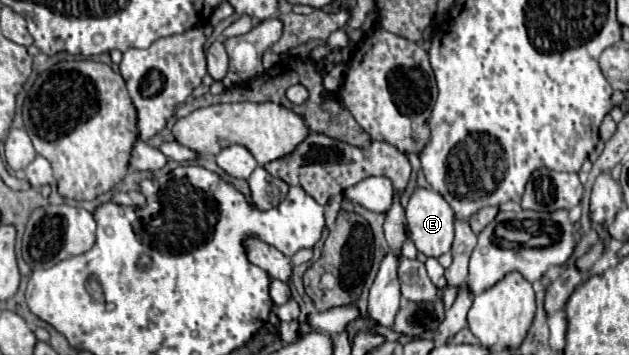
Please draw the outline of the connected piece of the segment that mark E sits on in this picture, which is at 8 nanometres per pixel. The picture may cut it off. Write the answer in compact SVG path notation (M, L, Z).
M416 189L406 207L410 239L426 257L440 257L454 241L454 211L446 199L428 189Z

